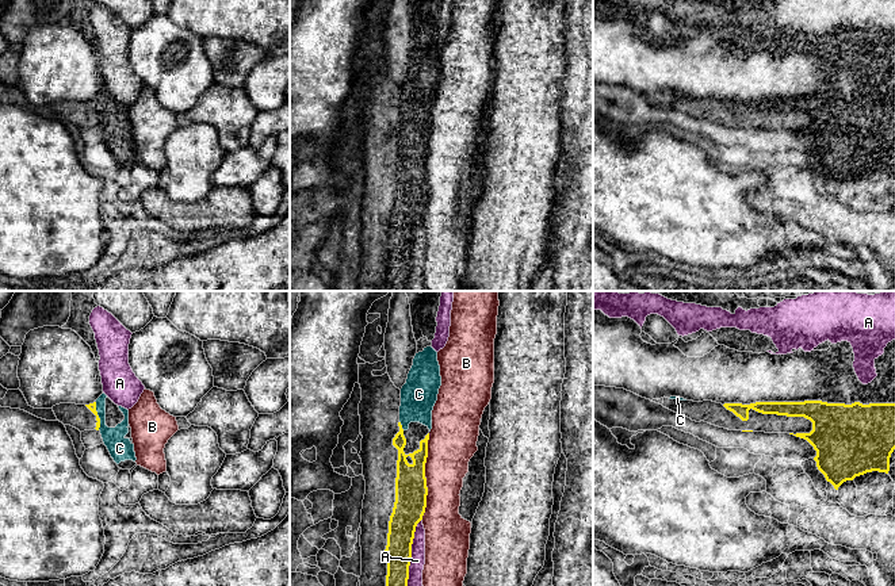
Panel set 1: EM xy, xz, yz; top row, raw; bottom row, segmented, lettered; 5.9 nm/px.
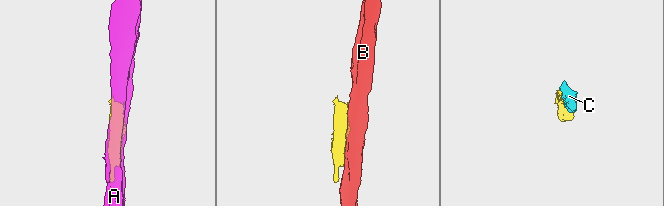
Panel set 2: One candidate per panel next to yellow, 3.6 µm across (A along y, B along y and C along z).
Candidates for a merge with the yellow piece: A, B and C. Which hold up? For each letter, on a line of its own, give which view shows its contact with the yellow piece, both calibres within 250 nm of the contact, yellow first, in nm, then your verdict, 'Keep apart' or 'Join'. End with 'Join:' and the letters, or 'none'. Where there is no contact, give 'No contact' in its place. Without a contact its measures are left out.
A: Touches yellow in xz. Thickness 170 nm (yellow) against 120 nm. Keep apart
B: Touches yellow in xz. Thickness 190 nm (yellow) against 280 nm. Keep apart
C: Touches yellow in xy. Thickness 50 nm (yellow) against 140 nm. Join
Join: C

